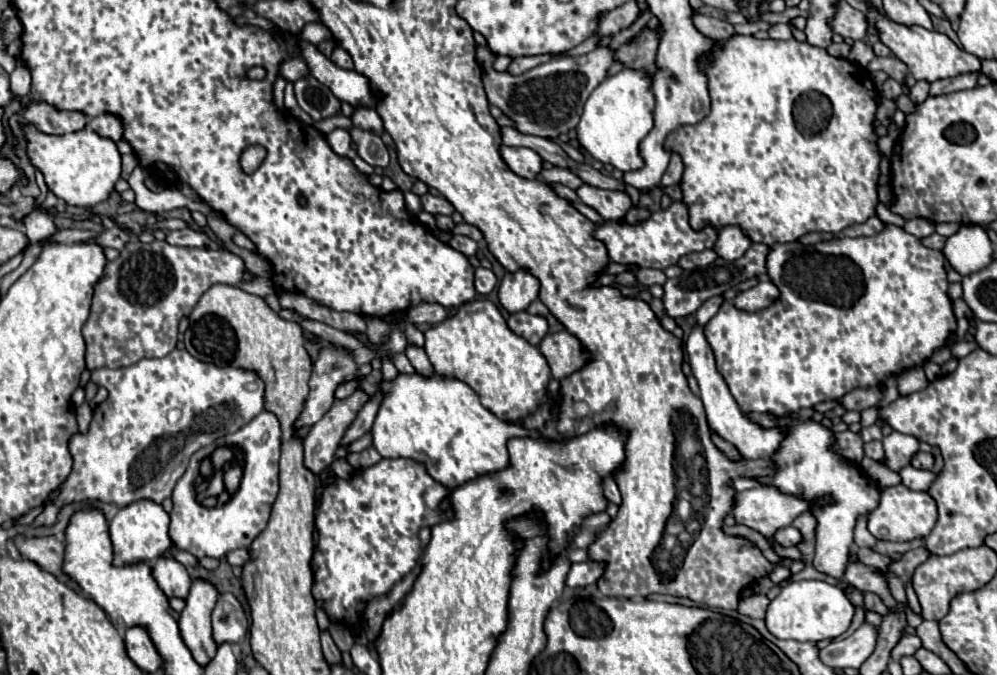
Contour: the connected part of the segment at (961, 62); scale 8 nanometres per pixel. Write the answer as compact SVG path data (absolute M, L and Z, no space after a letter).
M871 9L869 11L869 21L871 25L875 25L879 29L879 37L881 41L891 49L891 53L895 57L899 57L911 71L911 75L919 81L925 79L929 83L937 81L937 79L947 79L947 77L957 77L957 75L965 75L965 73L979 73L981 71L981 61L975 55L969 55L967 51L959 49L947 35L937 33L937 31L927 31L923 27L905 27L899 25L895 21L891 21L889 17L881 15L879 11Z

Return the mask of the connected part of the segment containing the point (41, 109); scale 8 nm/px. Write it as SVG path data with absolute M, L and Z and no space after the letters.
M31 101L31 105L23 111L23 117L33 123L39 131L47 135L67 135L85 127L87 119L77 111L57 111L55 107L43 101Z

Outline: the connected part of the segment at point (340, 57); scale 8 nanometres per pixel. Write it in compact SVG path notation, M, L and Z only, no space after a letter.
M335 47L333 53L331 53L331 61L343 69L353 69L353 61L351 61L351 55L343 49L343 47Z

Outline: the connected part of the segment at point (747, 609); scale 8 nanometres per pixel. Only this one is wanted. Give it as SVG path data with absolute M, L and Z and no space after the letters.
M753 593L745 599L741 599L739 603L739 613L741 615L747 615L747 617L755 617L755 619L763 619L765 617L765 609L769 605L769 599L767 595L761 595L761 593Z

